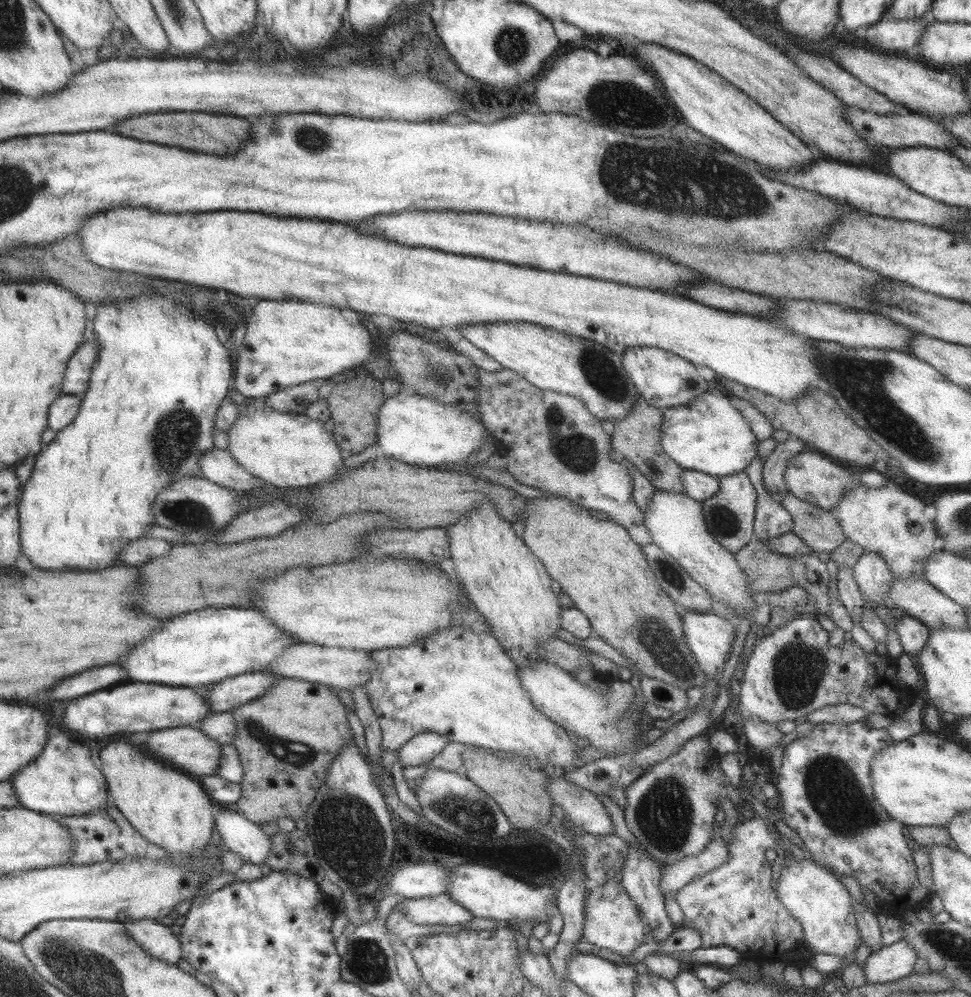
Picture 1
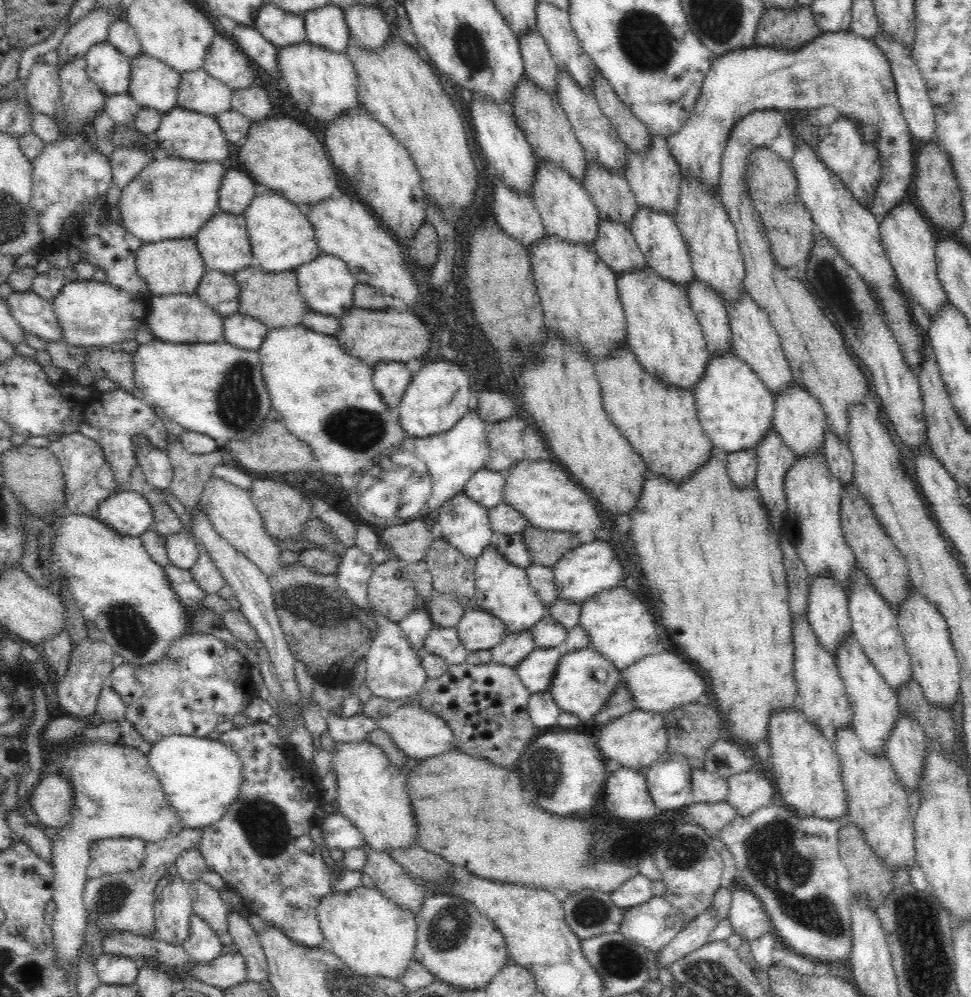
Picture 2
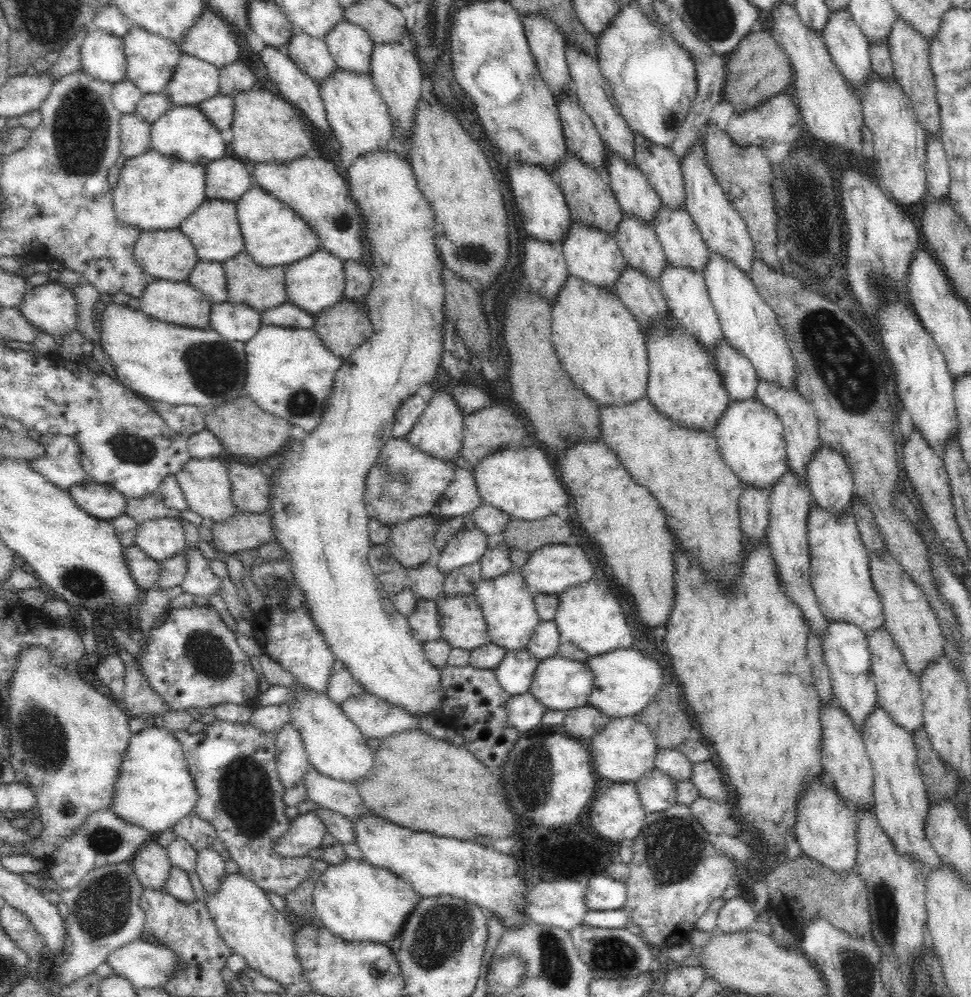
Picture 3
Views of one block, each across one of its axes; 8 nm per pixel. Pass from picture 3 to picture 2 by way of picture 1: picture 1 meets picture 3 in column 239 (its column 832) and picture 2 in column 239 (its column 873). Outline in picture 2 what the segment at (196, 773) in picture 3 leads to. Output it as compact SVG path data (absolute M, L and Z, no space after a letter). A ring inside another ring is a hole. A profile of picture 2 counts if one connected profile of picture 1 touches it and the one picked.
M256 722L242 728L232 727L222 733L219 739L230 746L241 759L244 768L244 783L241 794L228 808L220 822L210 824L204 829L200 855L206 862L207 870L216 872L223 881L240 894L244 906L253 914L262 918L266 926L279 928L294 944L306 948L317 948L325 945L322 929L319 926L317 908L320 901L333 889L330 870L321 856L321 852L310 838L312 818L316 818L318 796L321 790L314 786L308 774L300 780L296 776L296 758L289 742L280 739L267 722Z

